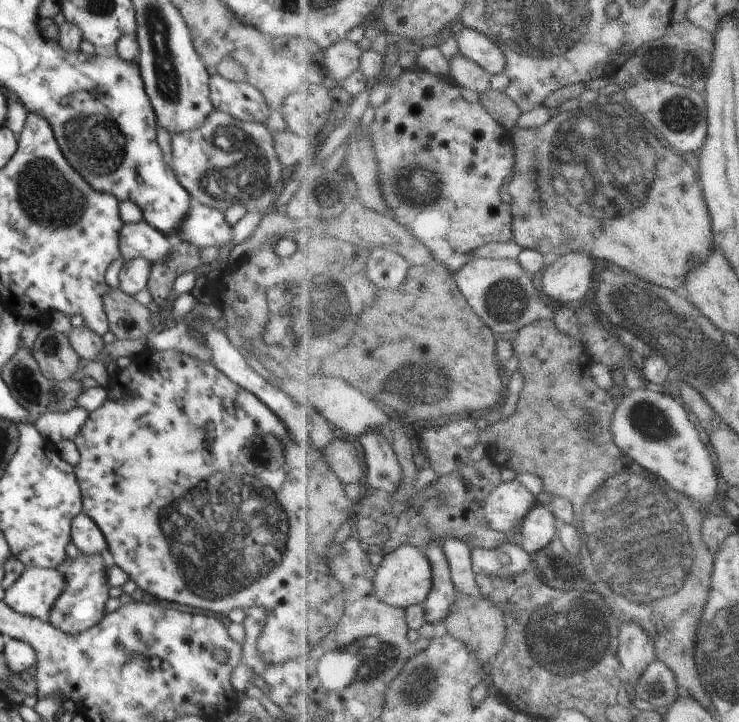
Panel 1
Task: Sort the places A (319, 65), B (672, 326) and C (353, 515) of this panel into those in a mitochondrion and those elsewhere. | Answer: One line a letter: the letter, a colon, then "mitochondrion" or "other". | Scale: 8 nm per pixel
A: other
B: mitochondrion
C: other

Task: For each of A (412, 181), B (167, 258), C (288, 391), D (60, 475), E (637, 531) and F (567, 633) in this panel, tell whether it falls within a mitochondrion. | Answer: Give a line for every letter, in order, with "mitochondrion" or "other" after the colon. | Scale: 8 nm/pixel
A: mitochondrion
B: other
C: other
D: other
E: mitochondrion
F: mitochondrion

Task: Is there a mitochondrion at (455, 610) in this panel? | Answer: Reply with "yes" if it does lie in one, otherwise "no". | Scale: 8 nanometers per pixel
no

